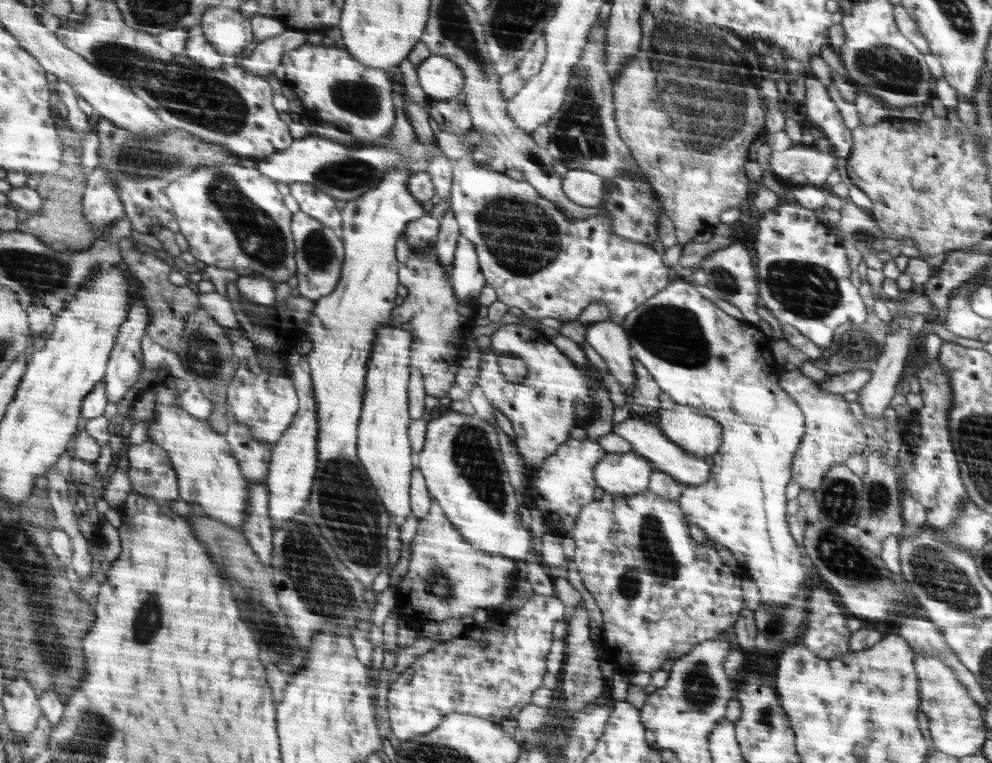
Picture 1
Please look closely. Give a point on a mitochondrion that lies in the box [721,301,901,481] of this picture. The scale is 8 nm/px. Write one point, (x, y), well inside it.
(853, 346)

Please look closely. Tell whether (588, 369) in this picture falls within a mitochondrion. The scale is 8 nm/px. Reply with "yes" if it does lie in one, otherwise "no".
no

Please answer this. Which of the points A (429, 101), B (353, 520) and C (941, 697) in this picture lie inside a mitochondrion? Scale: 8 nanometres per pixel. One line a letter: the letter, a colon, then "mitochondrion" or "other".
A: other
B: mitochondrion
C: mitochondrion

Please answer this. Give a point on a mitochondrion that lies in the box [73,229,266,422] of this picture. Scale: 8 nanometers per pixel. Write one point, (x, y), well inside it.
(203, 356)

